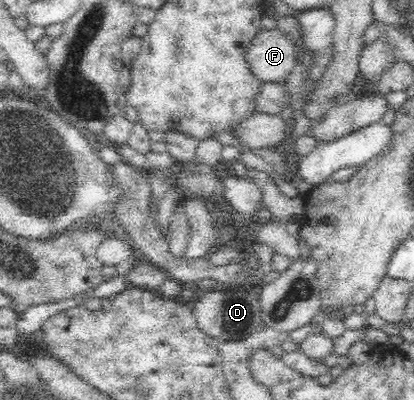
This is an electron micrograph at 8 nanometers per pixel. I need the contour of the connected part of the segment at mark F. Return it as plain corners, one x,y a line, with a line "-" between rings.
276,28
257,32
247,43
243,57
258,80
280,83
290,74
296,59
295,43

